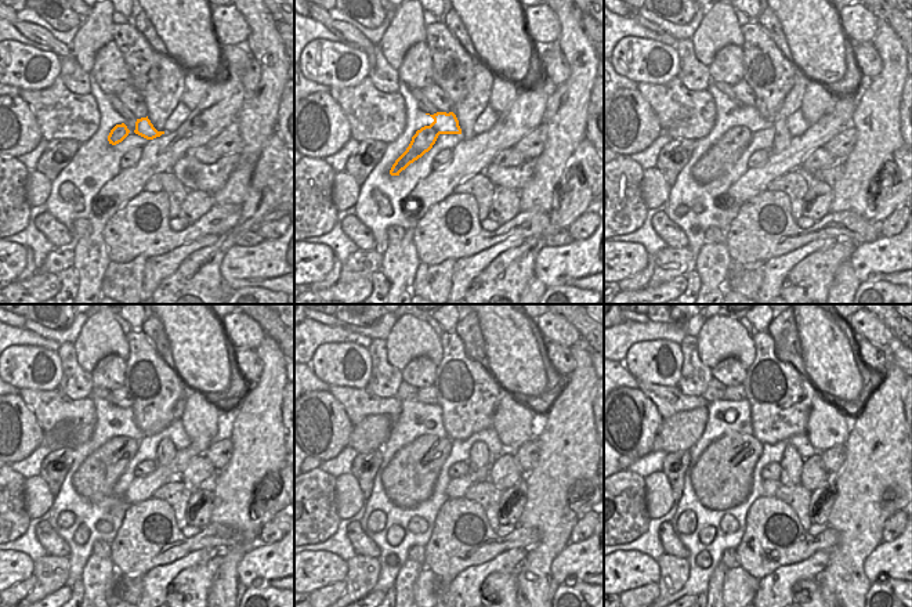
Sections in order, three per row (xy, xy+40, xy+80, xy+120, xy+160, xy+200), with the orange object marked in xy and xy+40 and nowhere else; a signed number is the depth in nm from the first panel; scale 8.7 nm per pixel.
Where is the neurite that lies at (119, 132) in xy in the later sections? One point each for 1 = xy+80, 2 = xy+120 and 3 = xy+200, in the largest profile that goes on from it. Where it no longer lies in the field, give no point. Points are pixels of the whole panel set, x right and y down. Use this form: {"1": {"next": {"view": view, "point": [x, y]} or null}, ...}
{"1": {"next": {"view": "xy+80", "point": [726, 152]}}, "2": {"next": {"view": "xy+120", "point": [96, 477]}}, "3": {"next": {"view": "xy+200", "point": [722, 479]}}}

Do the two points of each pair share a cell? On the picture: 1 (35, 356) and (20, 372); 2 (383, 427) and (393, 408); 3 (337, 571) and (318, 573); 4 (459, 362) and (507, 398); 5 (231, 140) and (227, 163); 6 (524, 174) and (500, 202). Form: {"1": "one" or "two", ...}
{"1": "one", "2": "two", "3": "one", "4": "two", "5": "two", "6": "two"}

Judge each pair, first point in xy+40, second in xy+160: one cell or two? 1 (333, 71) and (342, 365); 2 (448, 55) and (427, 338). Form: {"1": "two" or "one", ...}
{"1": "one", "2": "two"}

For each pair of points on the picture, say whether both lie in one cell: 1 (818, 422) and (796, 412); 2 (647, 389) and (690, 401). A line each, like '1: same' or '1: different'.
1: different
2: same

